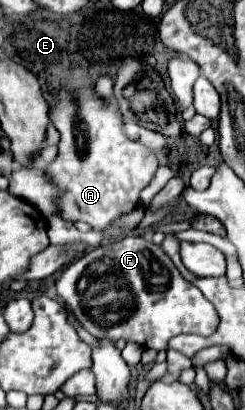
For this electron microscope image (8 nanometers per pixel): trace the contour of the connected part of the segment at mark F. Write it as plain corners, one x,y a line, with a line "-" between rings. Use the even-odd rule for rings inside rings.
136,206
108,224
102,230
102,236
112,242
92,248
68,264
62,270
56,288
74,318
94,338
106,338
112,342
124,338
126,342
160,352
166,350
170,338
178,334
214,334
218,328
218,314
204,294
192,282
182,278
174,262
158,244
144,240
140,234
128,234
138,228
144,212
142,206
-
120,236
124,238
114,240

